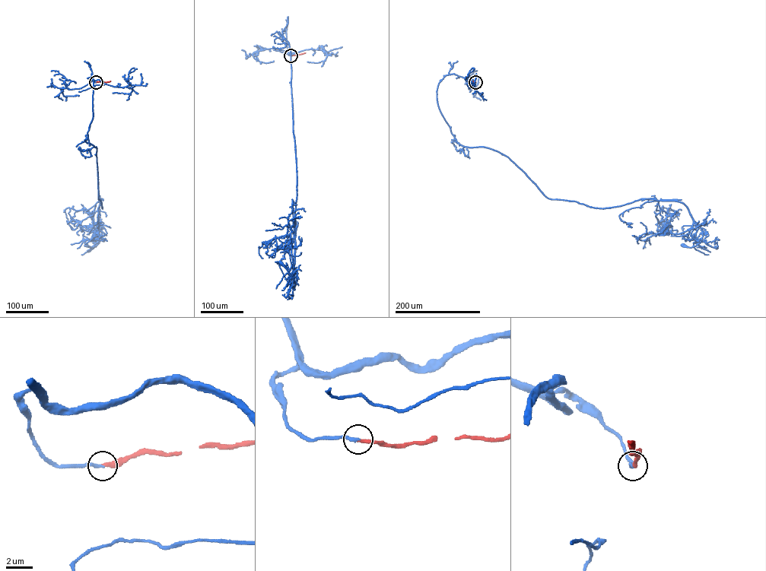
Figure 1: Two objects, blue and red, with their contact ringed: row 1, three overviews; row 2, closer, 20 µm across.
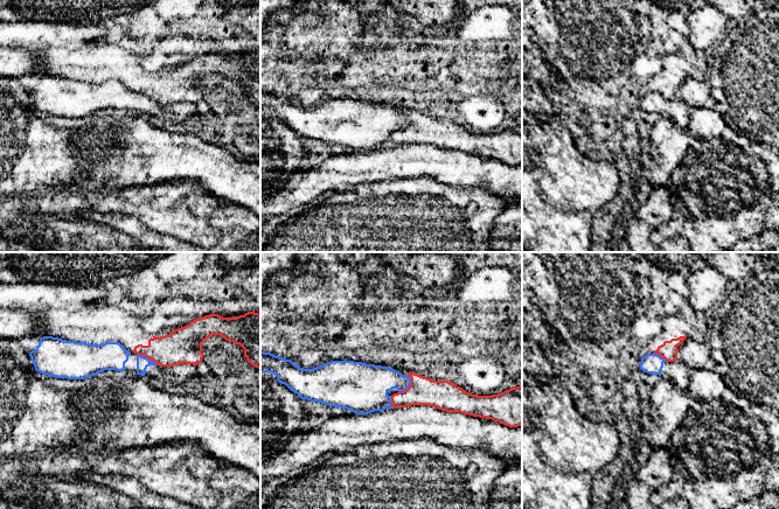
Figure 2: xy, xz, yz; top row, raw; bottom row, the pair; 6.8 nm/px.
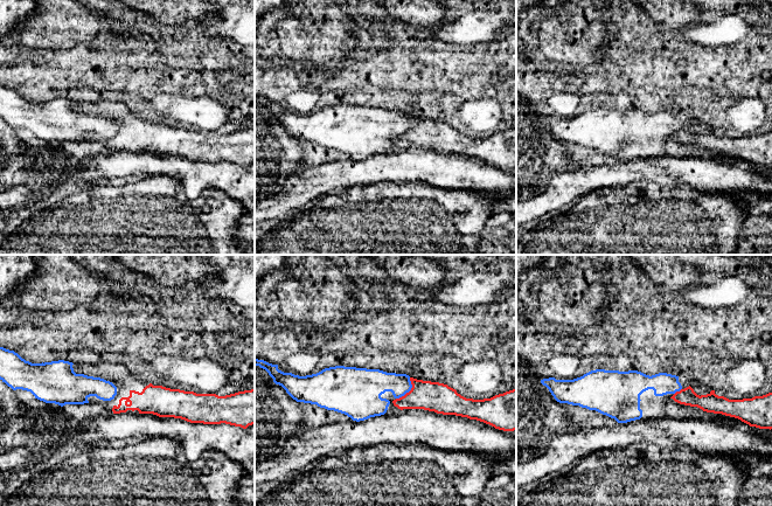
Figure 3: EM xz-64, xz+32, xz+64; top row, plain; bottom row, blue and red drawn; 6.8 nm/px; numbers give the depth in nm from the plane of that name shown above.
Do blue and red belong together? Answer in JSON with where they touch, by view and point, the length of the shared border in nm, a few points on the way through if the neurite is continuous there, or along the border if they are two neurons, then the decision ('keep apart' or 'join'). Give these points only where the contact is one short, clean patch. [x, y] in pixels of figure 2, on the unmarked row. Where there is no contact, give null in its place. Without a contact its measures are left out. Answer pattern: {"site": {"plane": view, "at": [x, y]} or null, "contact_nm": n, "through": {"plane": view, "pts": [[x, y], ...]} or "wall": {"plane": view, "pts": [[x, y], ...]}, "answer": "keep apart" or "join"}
{"site": {"plane": "xz", "at": [409, 124]}, "contact_nm": 140, "wall": {"plane": "xz", "pts": [[408, 113], [410, 123], [398, 130]]}, "answer": "keep apart"}

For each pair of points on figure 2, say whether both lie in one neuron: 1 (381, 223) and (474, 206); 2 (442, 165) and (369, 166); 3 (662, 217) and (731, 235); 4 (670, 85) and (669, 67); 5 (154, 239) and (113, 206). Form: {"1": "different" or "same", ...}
{"1": "same", "2": "same", "3": "different", "4": "same", "5": "different"}

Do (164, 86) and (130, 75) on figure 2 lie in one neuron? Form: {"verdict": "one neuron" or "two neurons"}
{"verdict": "one neuron"}

